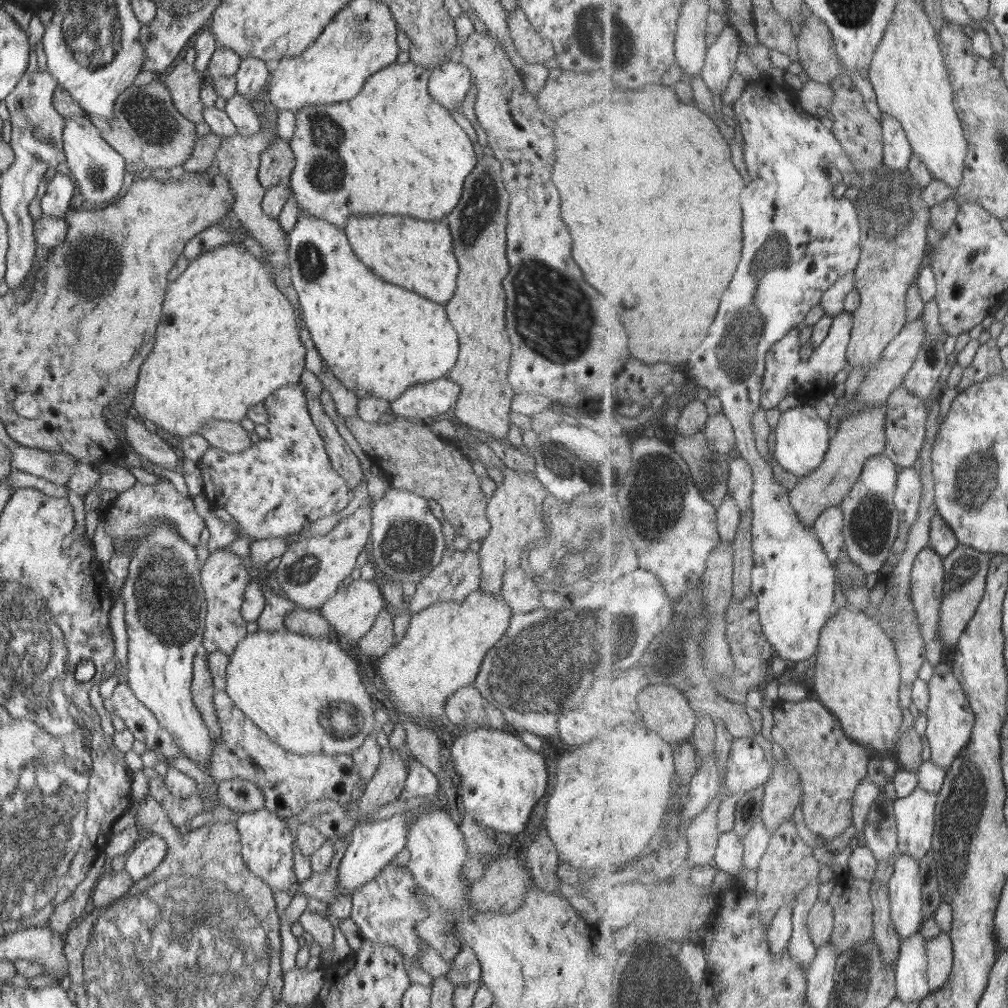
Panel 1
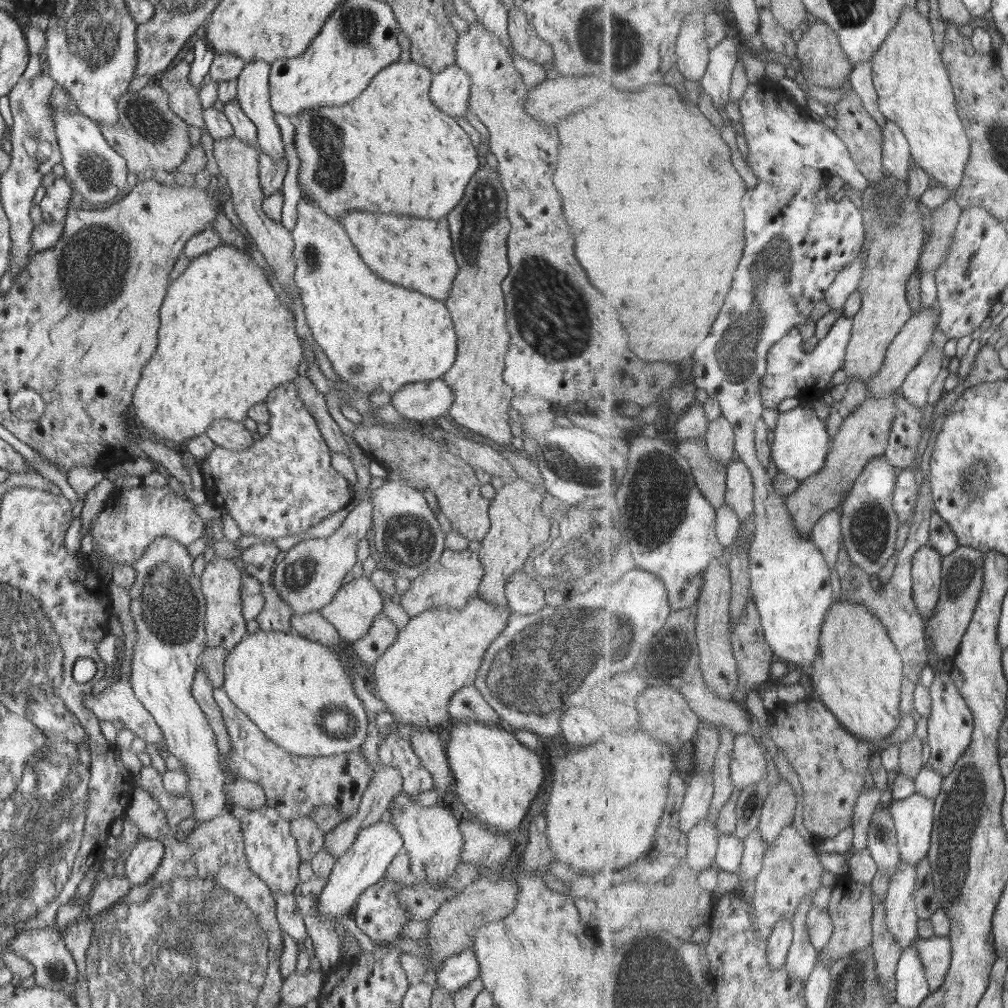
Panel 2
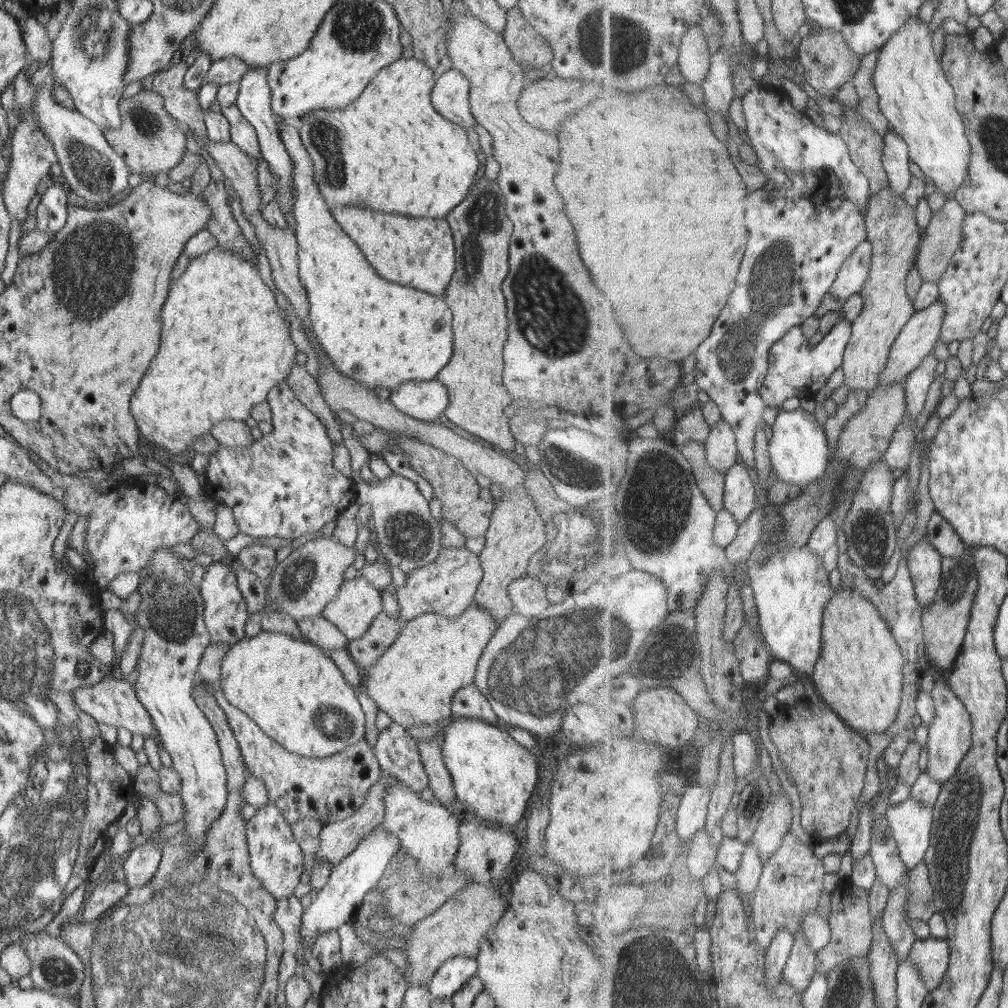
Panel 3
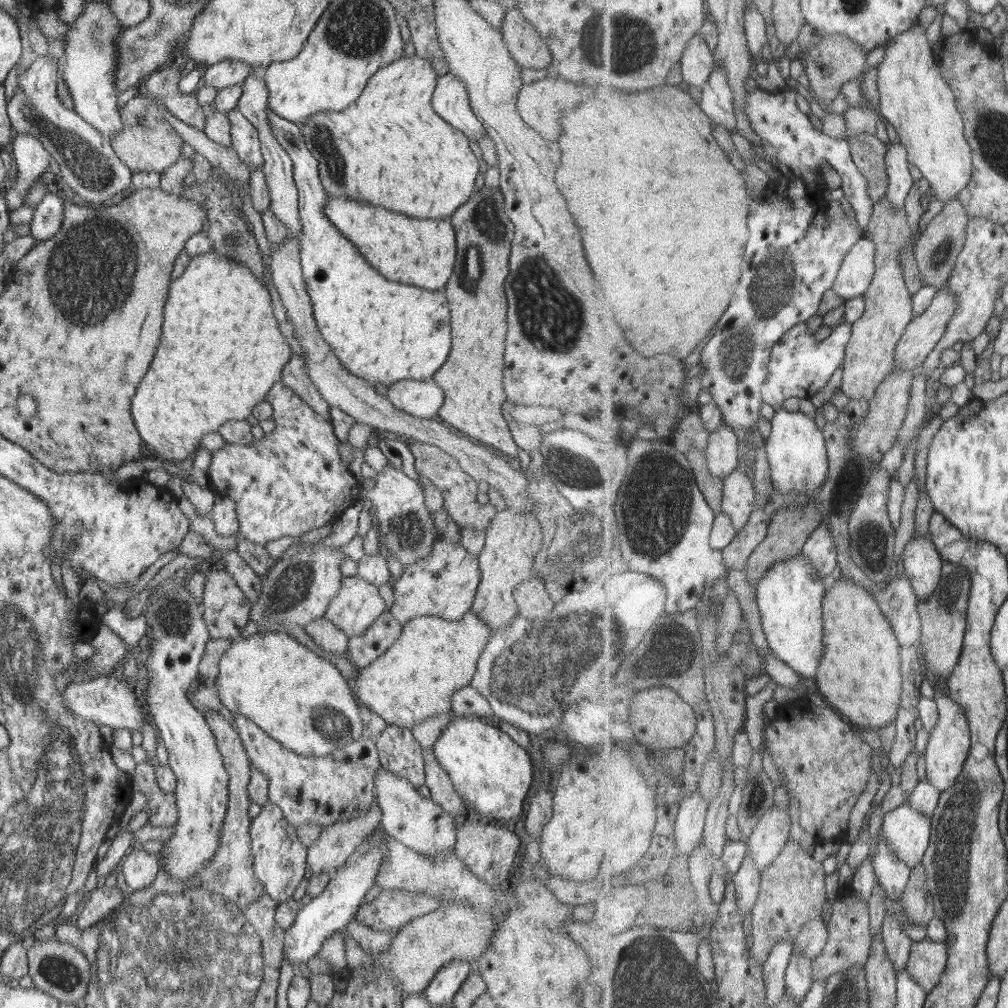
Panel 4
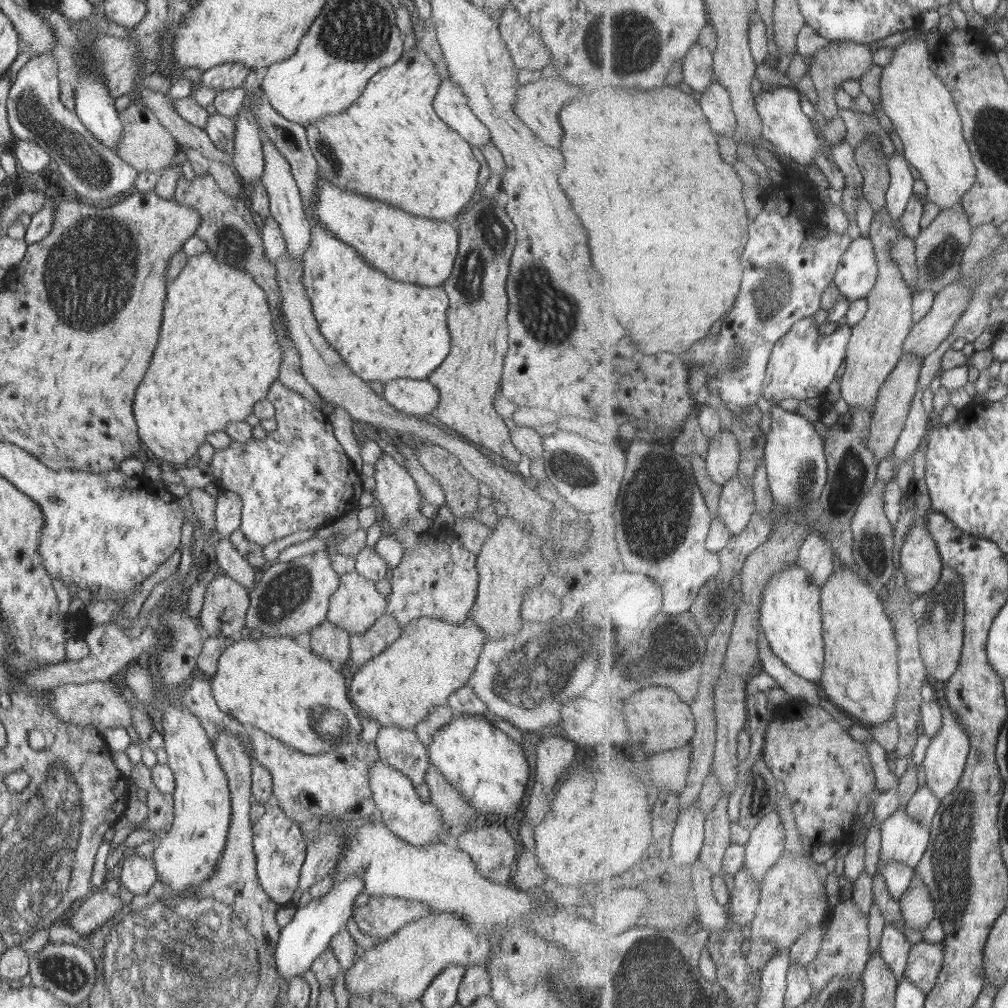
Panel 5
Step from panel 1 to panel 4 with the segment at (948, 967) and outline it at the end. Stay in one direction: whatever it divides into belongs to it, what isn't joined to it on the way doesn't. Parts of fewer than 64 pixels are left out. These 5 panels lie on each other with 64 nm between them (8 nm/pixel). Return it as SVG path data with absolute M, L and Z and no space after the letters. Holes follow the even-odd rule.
M931 939L916 942L907 966L913 977L930 993L941 981L950 962L950 946Z

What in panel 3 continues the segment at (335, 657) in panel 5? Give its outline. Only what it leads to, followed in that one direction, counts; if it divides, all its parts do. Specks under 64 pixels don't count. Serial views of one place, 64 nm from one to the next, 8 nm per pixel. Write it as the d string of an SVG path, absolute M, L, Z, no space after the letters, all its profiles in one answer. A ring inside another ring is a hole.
M321 614L307 619L299 619L297 628L314 645L319 645L323 650L333 651L336 648L346 648L348 641L328 620Z

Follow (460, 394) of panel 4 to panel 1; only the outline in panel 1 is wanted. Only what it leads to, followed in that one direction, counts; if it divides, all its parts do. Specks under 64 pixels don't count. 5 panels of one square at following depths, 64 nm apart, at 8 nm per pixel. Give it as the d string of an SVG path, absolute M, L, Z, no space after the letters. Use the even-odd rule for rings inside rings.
M482 155L463 182L459 204L449 214L453 254L458 264L457 290L447 302L447 318L455 328L458 355L446 378L459 385L455 417L466 427L479 429L496 440L506 437L510 424L510 403L514 388L506 381L510 342L505 324L503 277L509 270L506 260L506 210L508 192L502 183L499 161Z

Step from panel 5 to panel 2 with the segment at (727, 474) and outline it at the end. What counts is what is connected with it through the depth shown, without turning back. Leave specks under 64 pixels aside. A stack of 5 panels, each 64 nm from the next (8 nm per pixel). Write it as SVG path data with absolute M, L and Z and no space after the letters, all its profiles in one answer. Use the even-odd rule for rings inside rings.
M724 415L710 422L709 431L705 436L713 459L726 464L726 466L739 460L736 431L733 424Z

